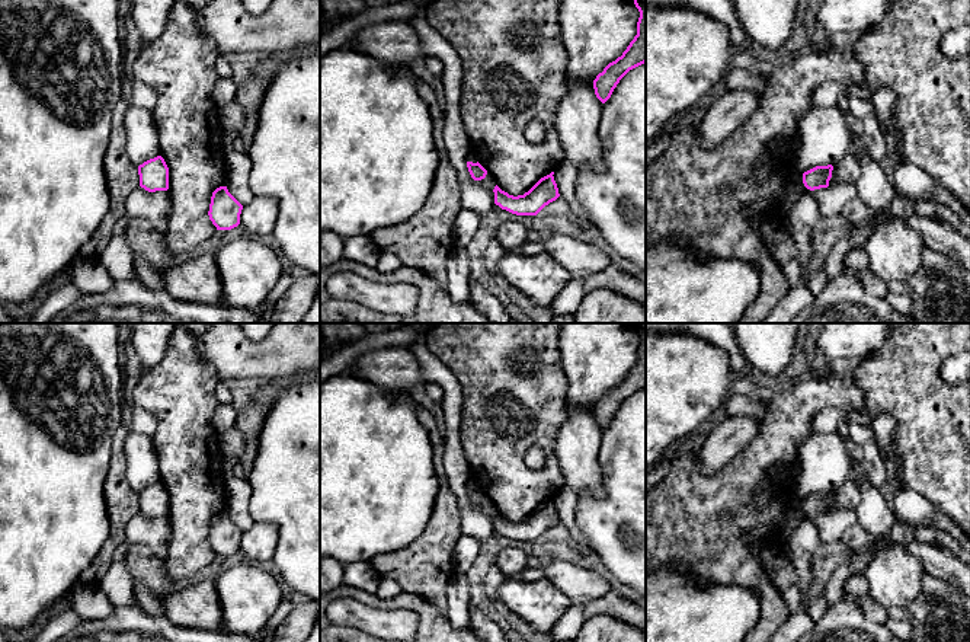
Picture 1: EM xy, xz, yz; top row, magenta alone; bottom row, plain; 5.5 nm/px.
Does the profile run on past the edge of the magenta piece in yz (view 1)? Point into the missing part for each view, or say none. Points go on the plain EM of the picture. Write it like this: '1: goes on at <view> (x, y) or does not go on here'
1: does not go on here

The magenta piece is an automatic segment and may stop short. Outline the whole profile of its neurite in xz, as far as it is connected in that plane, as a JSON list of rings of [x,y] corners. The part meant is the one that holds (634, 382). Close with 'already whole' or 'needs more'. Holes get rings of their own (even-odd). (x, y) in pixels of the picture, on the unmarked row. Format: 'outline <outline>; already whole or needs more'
outline [[[633,323],[640,338],[637,361],[615,387],[609,389],[593,406],[596,424],[605,429],[620,406],[633,395],[646,389],[646,323]]]; already whole

